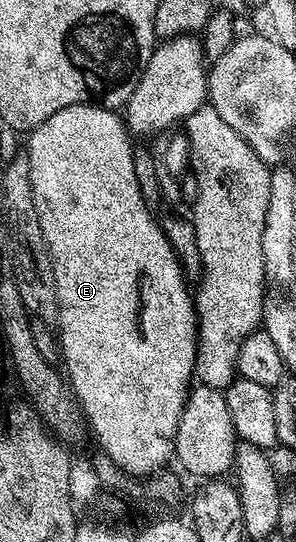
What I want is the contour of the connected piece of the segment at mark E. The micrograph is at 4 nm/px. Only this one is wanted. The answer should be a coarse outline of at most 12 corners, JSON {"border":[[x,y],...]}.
{"border":[[117,110],[29,132],[64,375],[161,472],[198,315]]}

